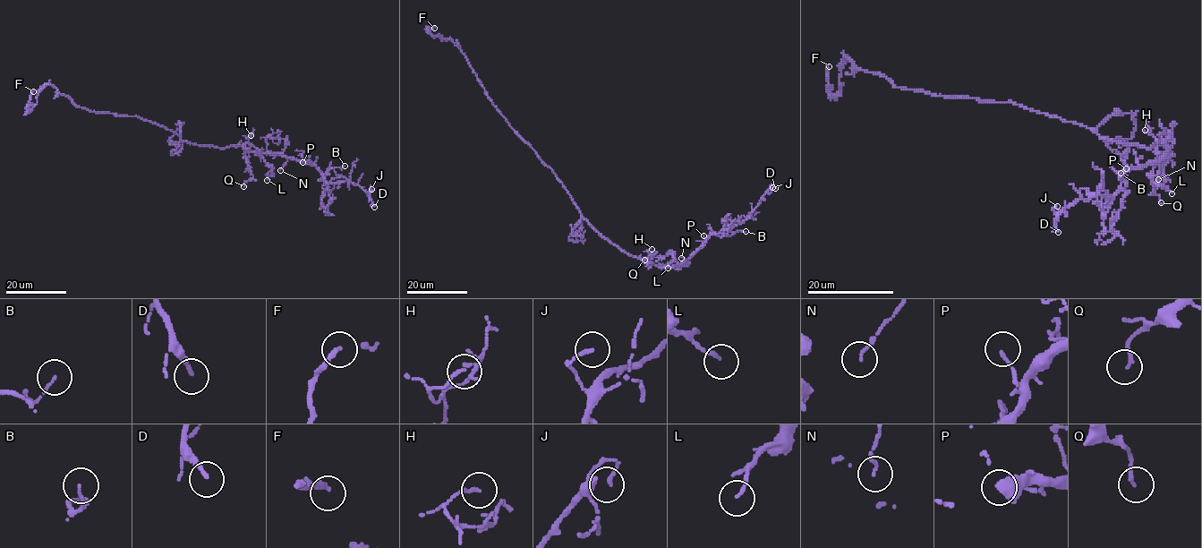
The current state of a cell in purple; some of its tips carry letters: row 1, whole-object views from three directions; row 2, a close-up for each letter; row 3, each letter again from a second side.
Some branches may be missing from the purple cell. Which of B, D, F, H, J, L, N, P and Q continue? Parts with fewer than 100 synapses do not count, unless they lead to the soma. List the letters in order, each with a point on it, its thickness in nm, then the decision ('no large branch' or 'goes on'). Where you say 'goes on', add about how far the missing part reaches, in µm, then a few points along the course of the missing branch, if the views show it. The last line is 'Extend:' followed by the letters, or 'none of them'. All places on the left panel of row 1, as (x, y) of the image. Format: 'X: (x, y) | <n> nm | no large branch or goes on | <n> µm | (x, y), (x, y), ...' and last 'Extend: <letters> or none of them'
B: (345, 166) | 80 nm | no large branch
D: (374, 207) | 190 nm | goes on | 30 µm | (374, 207), (370, 210), (348, 198), (338, 198), (337, 193)
F: (33, 91) | 200 nm | no large branch
H: (251, 135) | 120 nm | no large branch
J: (371, 189) | 140 nm | no large branch
L: (267, 180) | 140 nm | no large branch
N: (280, 170) | 120 nm | no large branch
P: (302, 162) | 130 nm | no large branch
Q: (243, 186) | 130 nm | no large branch
Extend: D

